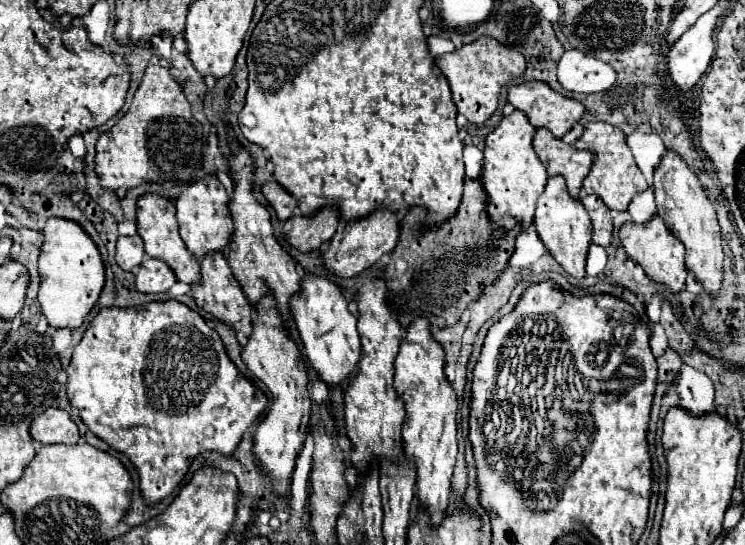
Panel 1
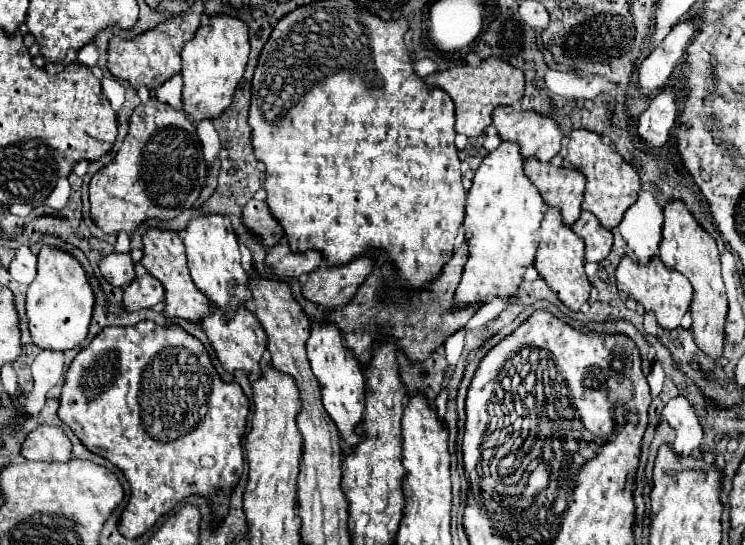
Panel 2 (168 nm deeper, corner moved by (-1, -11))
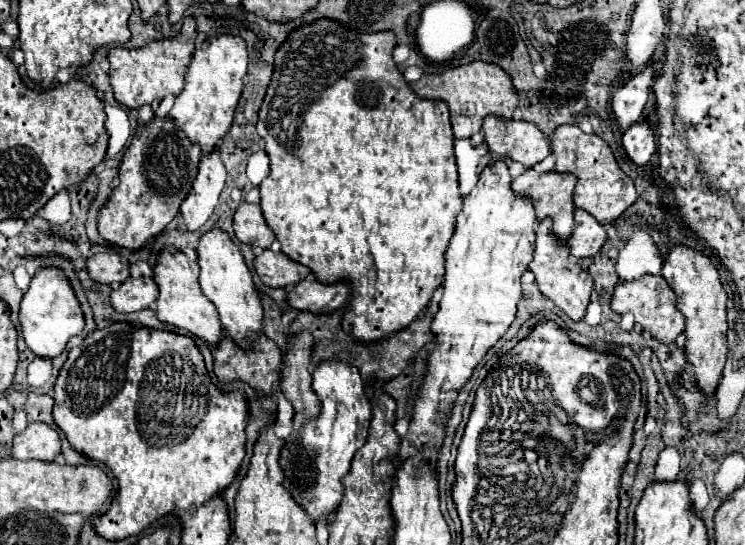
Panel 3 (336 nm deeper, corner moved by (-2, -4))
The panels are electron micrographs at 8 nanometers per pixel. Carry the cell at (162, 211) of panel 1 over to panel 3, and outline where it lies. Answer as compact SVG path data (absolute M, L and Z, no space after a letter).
M164 248L158 252L154 266L154 280L160 290L160 296L156 300L156 316L160 322L182 328L214 346L222 338L222 324L218 320L214 304L210 304L210 300L206 300L206 296L200 290L198 270L200 268L196 260L190 260L186 252L180 252L176 248Z

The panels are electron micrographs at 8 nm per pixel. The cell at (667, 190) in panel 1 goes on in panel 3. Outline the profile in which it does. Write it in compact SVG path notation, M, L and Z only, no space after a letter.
M676 244L670 248L670 252L664 258L662 276L666 276L666 282L672 286L672 290L678 294L678 308L686 318L686 358L696 370L696 382L698 388L702 388L706 394L712 394L720 382L724 364L726 364L726 302L728 294L720 282L720 274L716 264L702 252Z

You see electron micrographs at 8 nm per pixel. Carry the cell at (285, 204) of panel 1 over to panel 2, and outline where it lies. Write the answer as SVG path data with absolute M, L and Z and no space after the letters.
M257 199L247 201L247 205L243 207L243 225L255 237L259 237L265 247L271 247L283 239L281 225L273 219L265 201L257 201Z

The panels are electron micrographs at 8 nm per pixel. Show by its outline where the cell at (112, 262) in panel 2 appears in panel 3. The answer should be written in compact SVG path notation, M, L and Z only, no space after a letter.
M110 252L110 254L92 254L88 256L88 270L90 276L96 282L102 284L114 284L114 282L124 282L130 272L128 272L128 264L122 262L120 254Z

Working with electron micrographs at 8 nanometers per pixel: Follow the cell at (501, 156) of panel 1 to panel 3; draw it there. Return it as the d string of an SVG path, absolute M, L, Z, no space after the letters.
M496 160L482 170L476 188L464 198L464 208L458 216L456 232L446 250L444 296L442 296L440 308L432 320L432 332L438 336L436 350L428 356L426 380L420 388L410 428L408 428L406 436L402 438L402 446L400 446L400 454L398 454L400 460L404 460L406 456L424 452L426 460L430 464L436 464L438 450L440 450L442 438L444 438L444 426L448 422L448 414L456 400L458 390L464 386L464 382L468 380L468 376L472 374L476 364L482 360L484 352L488 348L492 348L506 334L508 326L514 320L516 304L522 298L520 278L528 270L528 264L534 254L538 220L536 220L534 204L530 204L530 198L518 196L510 184L512 184L512 176L510 176L506 160Z

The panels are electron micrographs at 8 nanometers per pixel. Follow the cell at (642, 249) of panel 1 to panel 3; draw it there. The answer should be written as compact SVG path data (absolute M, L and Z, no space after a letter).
M640 276L638 280L630 280L630 284L618 282L612 296L612 310L618 314L632 312L636 316L636 324L648 330L654 338L662 342L674 342L680 332L684 332L684 316L678 312L678 298L674 290L664 282L664 276Z

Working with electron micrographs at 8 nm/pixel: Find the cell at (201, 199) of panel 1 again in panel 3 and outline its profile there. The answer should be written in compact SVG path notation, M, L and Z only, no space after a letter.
M212 228L200 236L196 252L198 252L202 292L216 306L216 310L220 314L220 322L222 322L224 330L228 332L228 336L240 348L248 350L256 342L256 338L262 330L262 326L260 326L262 304L260 304L258 290L252 282L252 272L248 270L240 248L232 242L232 238L224 230Z

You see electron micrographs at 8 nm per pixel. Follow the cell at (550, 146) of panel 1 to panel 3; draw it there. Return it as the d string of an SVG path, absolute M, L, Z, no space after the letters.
M526 168L524 174L520 174L518 178L512 180L512 190L516 194L526 194L528 198L534 200L534 208L536 208L536 214L538 214L538 220L542 220L544 216L552 216L554 220L554 234L562 240L568 240L572 230L574 230L574 200L572 200L572 194L574 194L574 184L576 184L576 176L570 174L570 172L556 172L556 170L550 170L550 172L536 172L534 168Z

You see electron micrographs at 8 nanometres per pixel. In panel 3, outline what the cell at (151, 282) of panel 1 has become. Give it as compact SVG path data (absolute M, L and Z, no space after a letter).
M140 276L140 278L128 278L122 282L118 290L112 292L110 304L116 308L116 312L140 312L148 308L158 298L158 286L152 276Z

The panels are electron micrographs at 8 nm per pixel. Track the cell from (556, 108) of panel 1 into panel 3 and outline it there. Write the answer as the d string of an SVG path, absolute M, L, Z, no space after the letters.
M486 116L482 122L486 144L500 158L510 158L526 168L544 160L552 148L548 136L532 122L502 120L500 116Z

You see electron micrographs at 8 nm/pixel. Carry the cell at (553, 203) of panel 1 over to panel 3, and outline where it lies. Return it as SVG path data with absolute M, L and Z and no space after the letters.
M544 218L536 226L536 250L534 250L534 260L530 262L528 268L534 272L540 292L546 294L550 300L554 300L564 314L568 314L572 320L584 318L592 294L592 276L586 270L582 270L578 264L570 262L570 248L564 240L558 240L554 236L550 218Z

